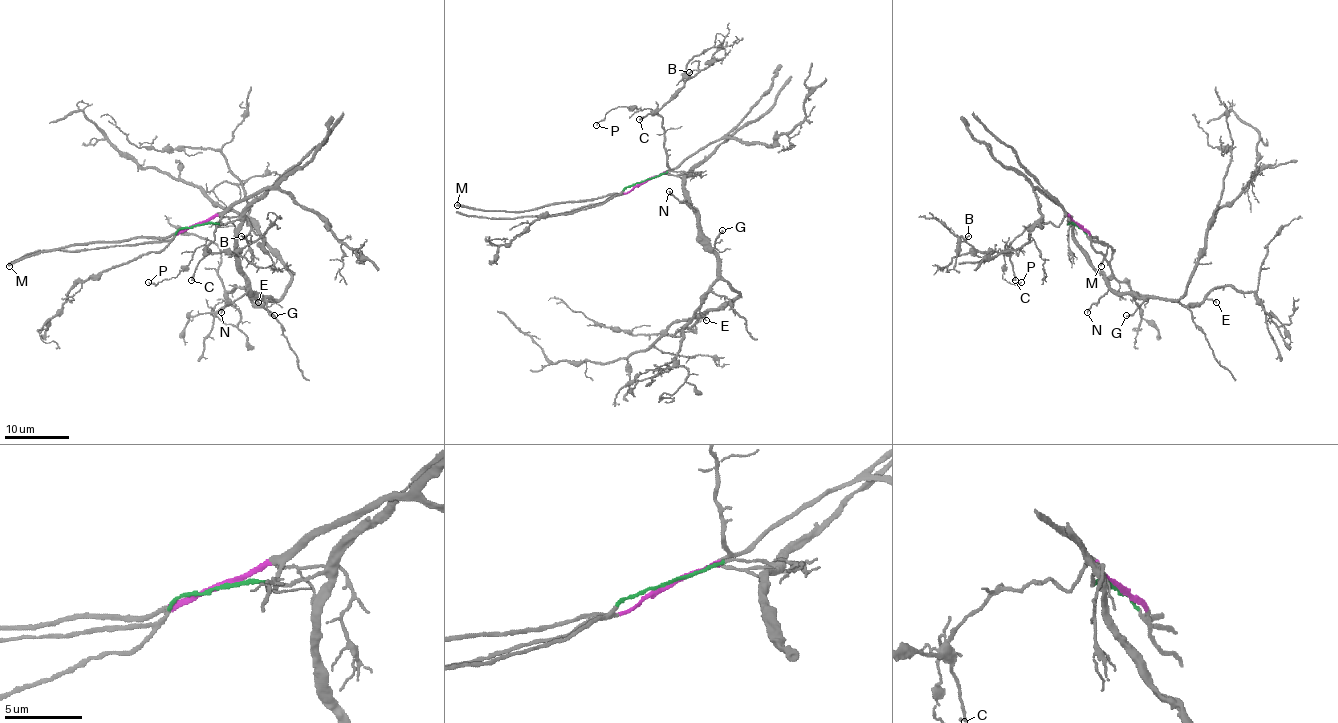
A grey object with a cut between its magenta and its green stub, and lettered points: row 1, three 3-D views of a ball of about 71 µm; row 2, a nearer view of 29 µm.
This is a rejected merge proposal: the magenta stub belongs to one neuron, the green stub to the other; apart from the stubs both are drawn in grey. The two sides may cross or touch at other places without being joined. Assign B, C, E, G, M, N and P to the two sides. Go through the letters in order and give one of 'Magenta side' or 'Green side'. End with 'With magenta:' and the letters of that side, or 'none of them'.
B: Magenta side
C: Magenta side
E: Green side
G: Green side
M: Magenta side
N: Green side
P: Magenta side
With magenta: B, C, M, P

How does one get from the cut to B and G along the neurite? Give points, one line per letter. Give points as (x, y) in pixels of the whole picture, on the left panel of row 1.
B: (196, 224), (220, 216), (207, 247), (212, 252), (241, 250), (249, 242), (241, 236)
G: (196, 224), (238, 220), (236, 269), (244, 277), (247, 289), (255, 292), (267, 303), (267, 311), (275, 316)

